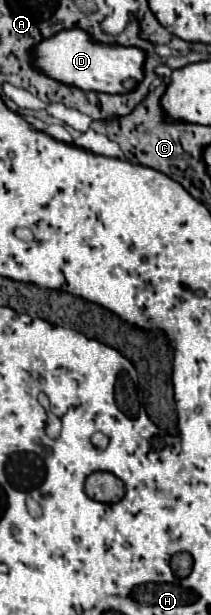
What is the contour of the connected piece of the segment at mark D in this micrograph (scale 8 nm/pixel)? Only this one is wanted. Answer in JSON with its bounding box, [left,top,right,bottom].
[34,30,146,94]

